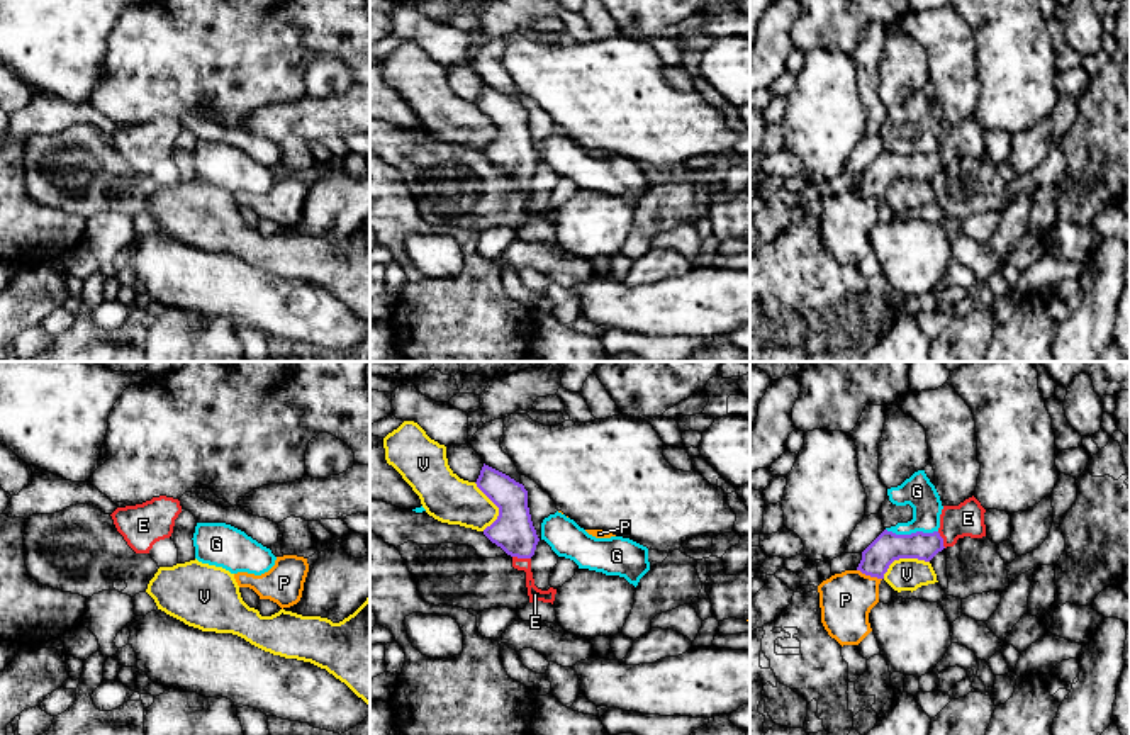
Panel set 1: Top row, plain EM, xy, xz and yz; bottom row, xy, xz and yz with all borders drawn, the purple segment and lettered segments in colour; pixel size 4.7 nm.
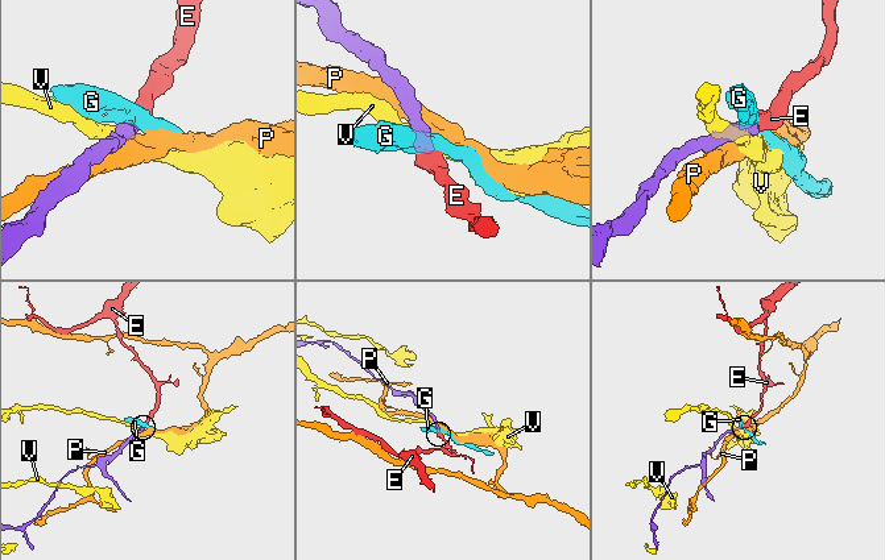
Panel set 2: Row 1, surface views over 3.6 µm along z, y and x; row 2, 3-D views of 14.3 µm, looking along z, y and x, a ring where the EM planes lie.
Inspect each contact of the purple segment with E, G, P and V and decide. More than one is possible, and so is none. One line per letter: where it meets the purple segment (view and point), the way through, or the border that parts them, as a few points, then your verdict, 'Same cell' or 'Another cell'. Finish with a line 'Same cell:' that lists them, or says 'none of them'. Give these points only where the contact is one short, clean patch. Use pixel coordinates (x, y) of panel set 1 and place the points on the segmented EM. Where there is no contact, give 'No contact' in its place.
E: Touches purple at xz (521, 557). Path across: xz (513, 530), (521, 545), (521, 557), (535, 594). Same cell
G: Touches purple at yz (911, 533). Boundary: yz (886, 528), (896, 533), (937, 532). Another cell
P: Touches purple at yz (869, 574). Another cell
V: Touches purple at yz (903, 557). Boundary: yz (928, 561), (896, 559), (883, 577). Another cell
Same cell: E

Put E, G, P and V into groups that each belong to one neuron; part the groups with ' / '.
E / G / P / V

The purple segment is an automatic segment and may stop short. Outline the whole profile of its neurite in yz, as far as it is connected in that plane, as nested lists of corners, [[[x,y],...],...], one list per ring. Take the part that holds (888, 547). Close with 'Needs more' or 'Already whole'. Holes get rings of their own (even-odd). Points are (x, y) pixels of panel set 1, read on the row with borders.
[[[972,496],[959,506],[943,506],[940,528],[933,533],[896,535],[884,530],[864,552],[857,567],[865,575],[884,579],[889,565],[899,558],[930,562],[938,552],[954,547],[959,538],[986,536],[986,509]]]. Needs more

